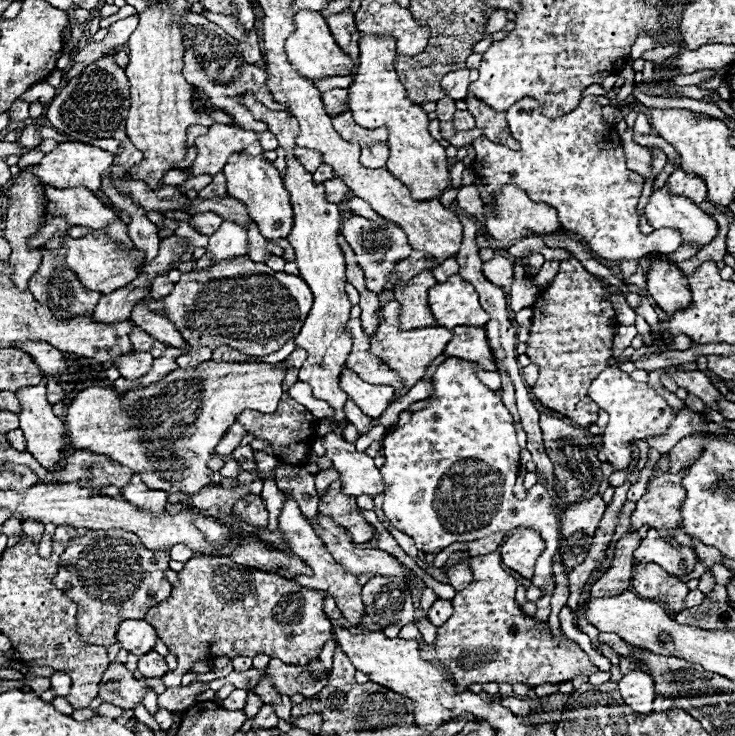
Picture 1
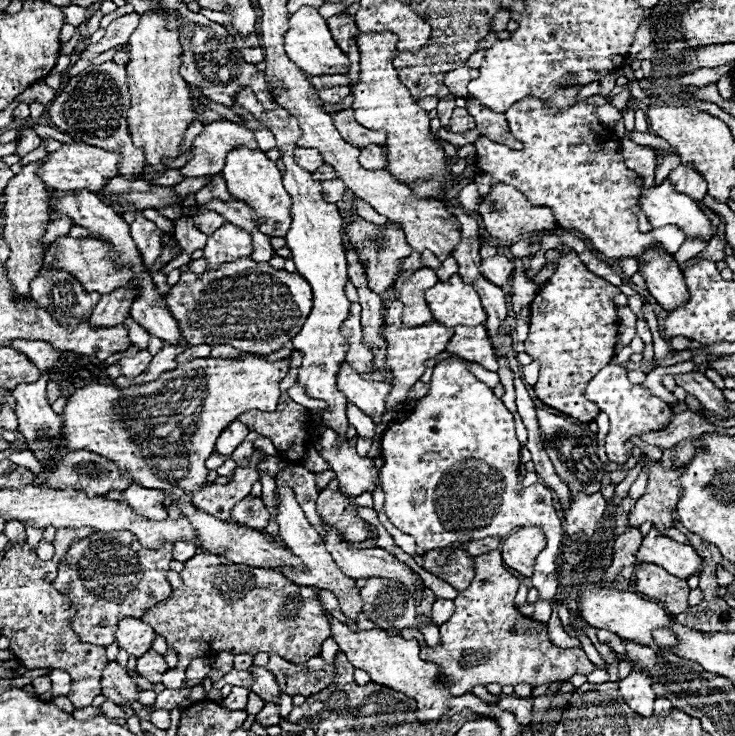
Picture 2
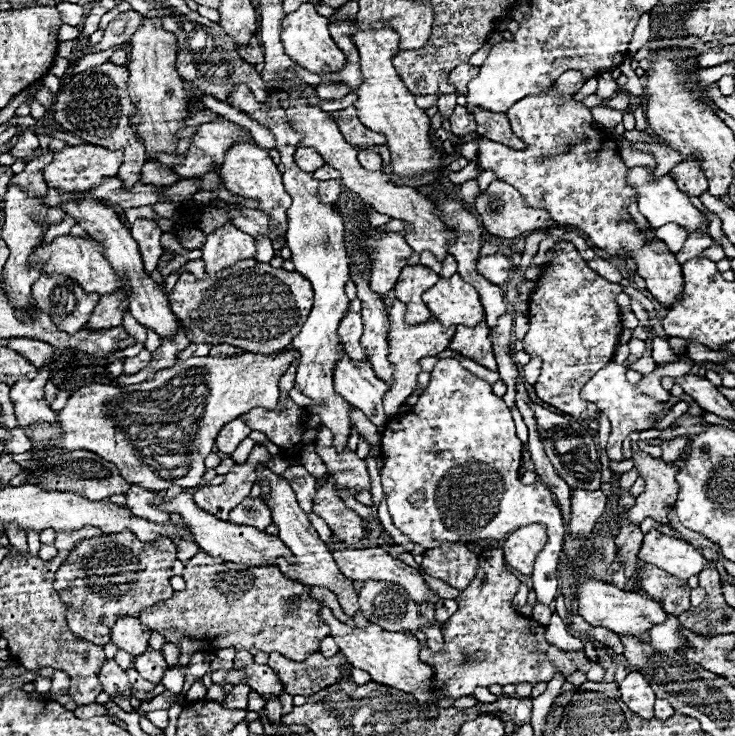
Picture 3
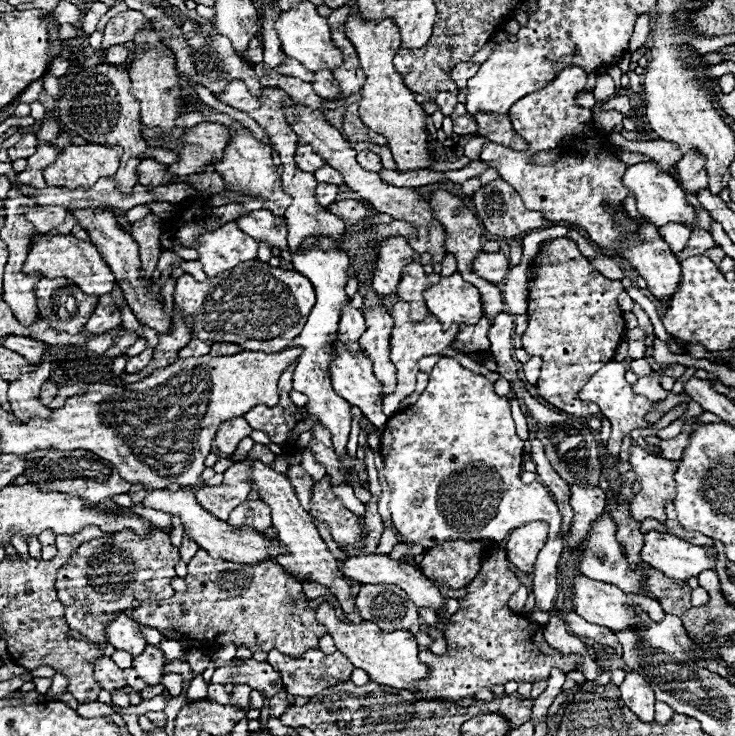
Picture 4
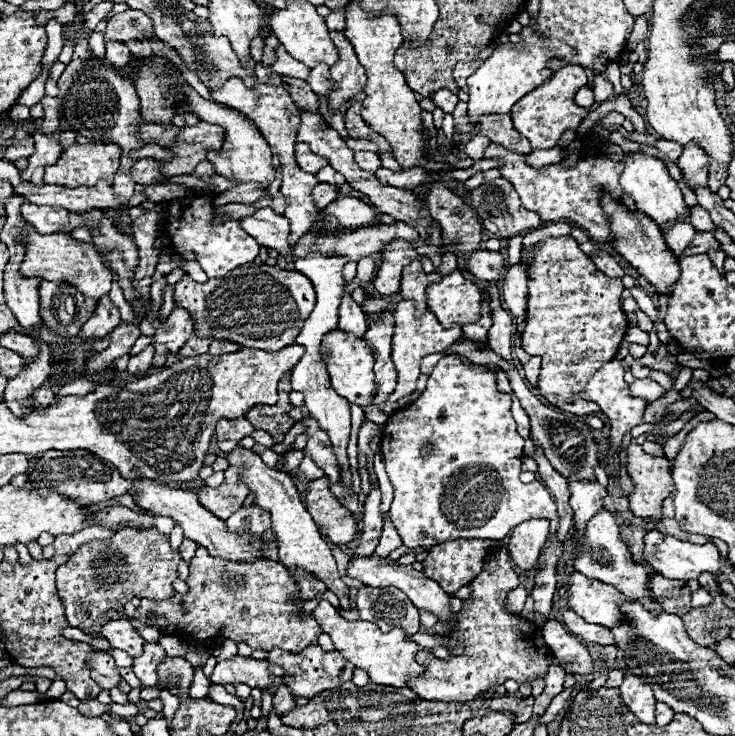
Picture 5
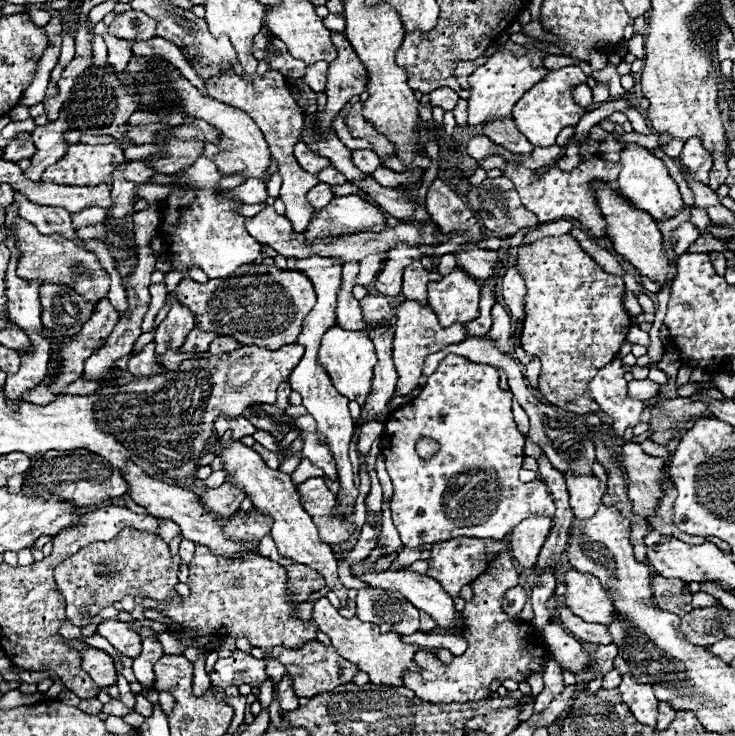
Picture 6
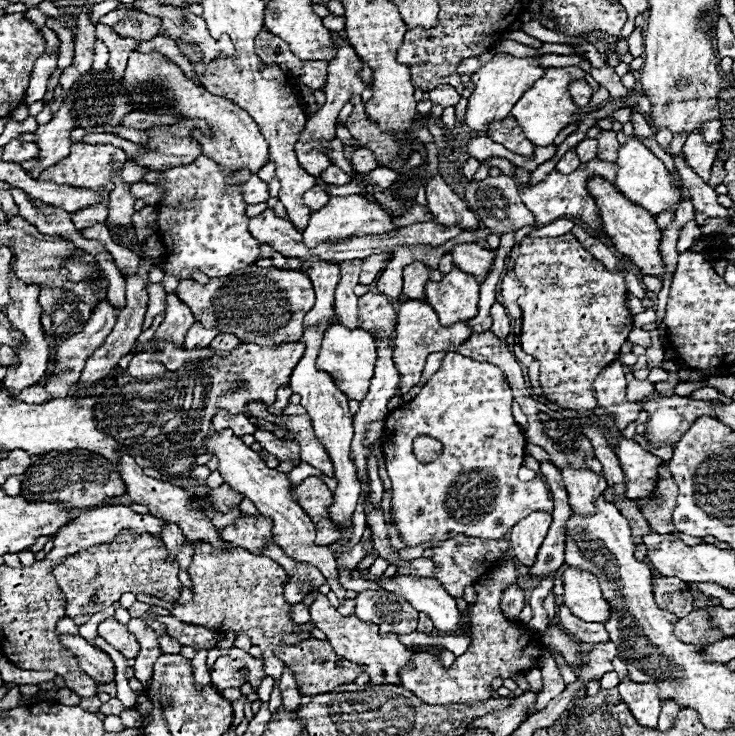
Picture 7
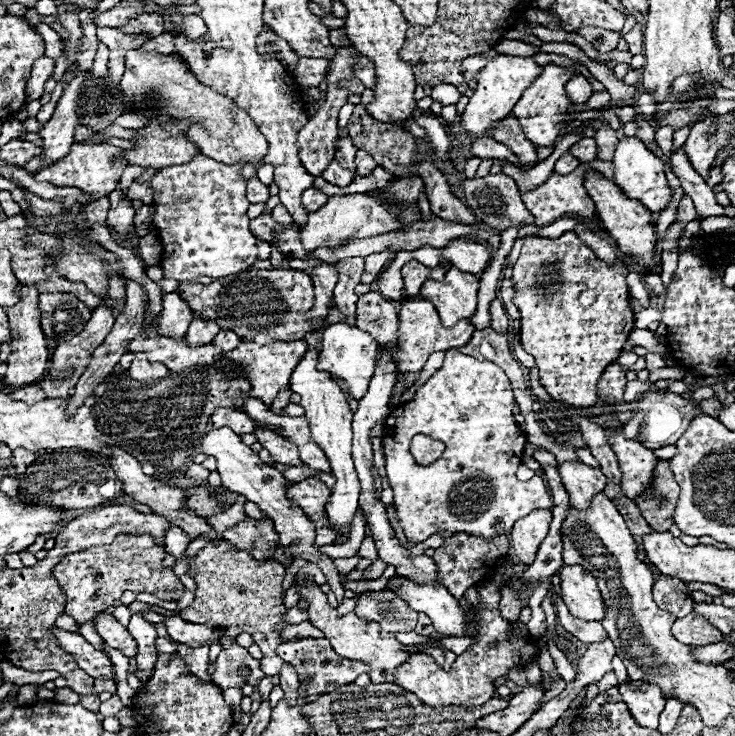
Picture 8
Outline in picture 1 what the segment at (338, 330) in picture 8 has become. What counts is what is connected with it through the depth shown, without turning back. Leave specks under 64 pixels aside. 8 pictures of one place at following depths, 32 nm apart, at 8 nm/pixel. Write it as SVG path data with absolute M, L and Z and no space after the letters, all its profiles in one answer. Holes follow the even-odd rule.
M344 368L340 374L340 388L348 394L350 400L370 418L378 420L380 414L388 408L388 400L394 394L392 386L368 384L350 368Z

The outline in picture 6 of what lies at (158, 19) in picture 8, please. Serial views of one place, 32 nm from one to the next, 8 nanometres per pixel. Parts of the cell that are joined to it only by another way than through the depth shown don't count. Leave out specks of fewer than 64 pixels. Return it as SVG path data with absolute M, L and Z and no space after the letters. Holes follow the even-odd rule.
M128 10L108 26L108 32L124 40L150 40L156 36L156 20L140 10Z

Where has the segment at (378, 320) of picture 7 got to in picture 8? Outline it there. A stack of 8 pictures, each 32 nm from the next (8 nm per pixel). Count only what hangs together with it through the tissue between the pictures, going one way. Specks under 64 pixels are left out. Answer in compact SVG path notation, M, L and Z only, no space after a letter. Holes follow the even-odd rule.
M368 292L360 296L358 310L356 310L356 326L372 334L380 348L390 350L392 360L396 364L400 320L398 320L398 310L394 302L390 302L384 294L378 294L378 292Z

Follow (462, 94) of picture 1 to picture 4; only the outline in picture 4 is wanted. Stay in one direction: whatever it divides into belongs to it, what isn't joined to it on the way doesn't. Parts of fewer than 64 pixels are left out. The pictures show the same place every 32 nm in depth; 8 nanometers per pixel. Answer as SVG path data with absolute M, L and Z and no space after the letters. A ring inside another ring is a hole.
M460 62L460 64L454 66L454 70L452 70L452 80L456 82L456 86L458 86L462 92L466 92L466 82L468 82L468 78L472 78L476 72L478 72L478 64L474 64L474 62Z

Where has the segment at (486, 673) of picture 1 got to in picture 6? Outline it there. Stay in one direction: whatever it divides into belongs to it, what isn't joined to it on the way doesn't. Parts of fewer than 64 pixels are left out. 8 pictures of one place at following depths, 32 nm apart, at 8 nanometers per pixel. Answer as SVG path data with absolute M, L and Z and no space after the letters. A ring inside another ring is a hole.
M502 552L494 562L490 562L488 572L480 574L472 582L474 598L466 602L460 612L462 636L468 640L468 650L462 656L454 656L452 664L442 664L434 654L418 652L414 662L420 666L418 672L404 674L404 686L412 690L422 702L430 704L450 704L450 702L476 702L490 698L492 680L512 678L516 682L526 680L532 672L542 672L548 658L546 644L536 628L518 618L510 618L502 612L504 592L518 586L518 574L514 570L512 556Z

